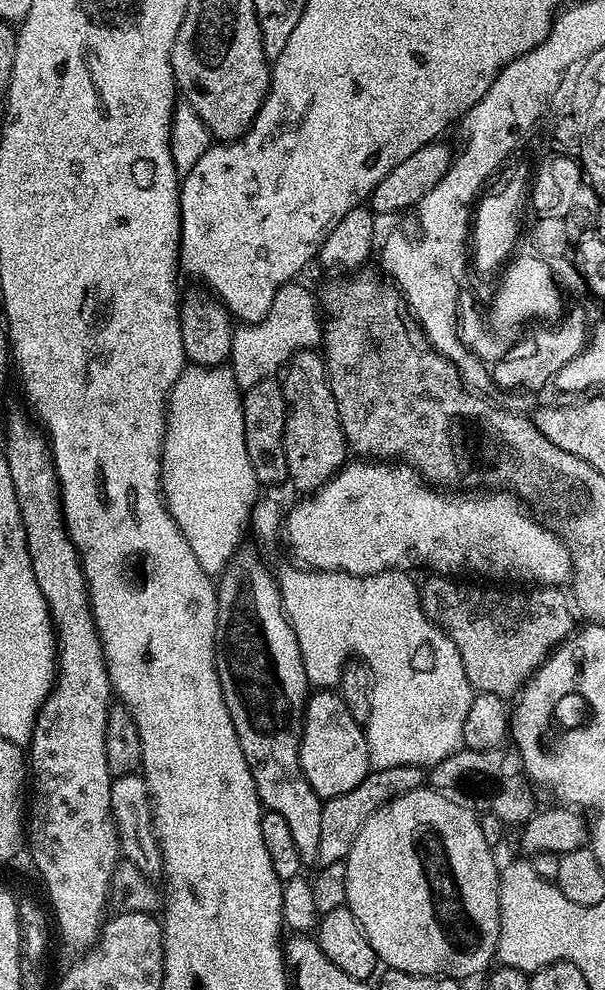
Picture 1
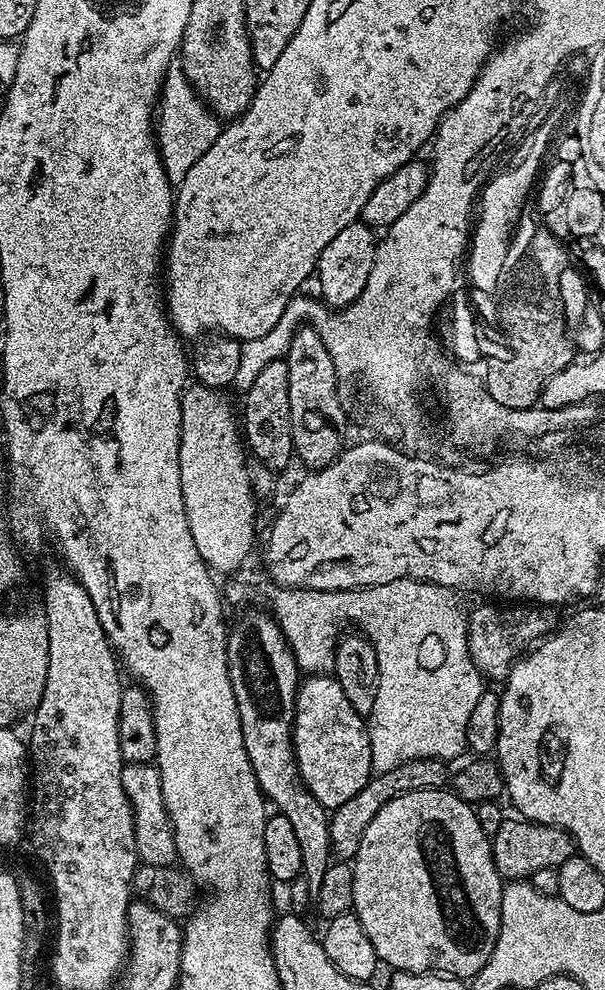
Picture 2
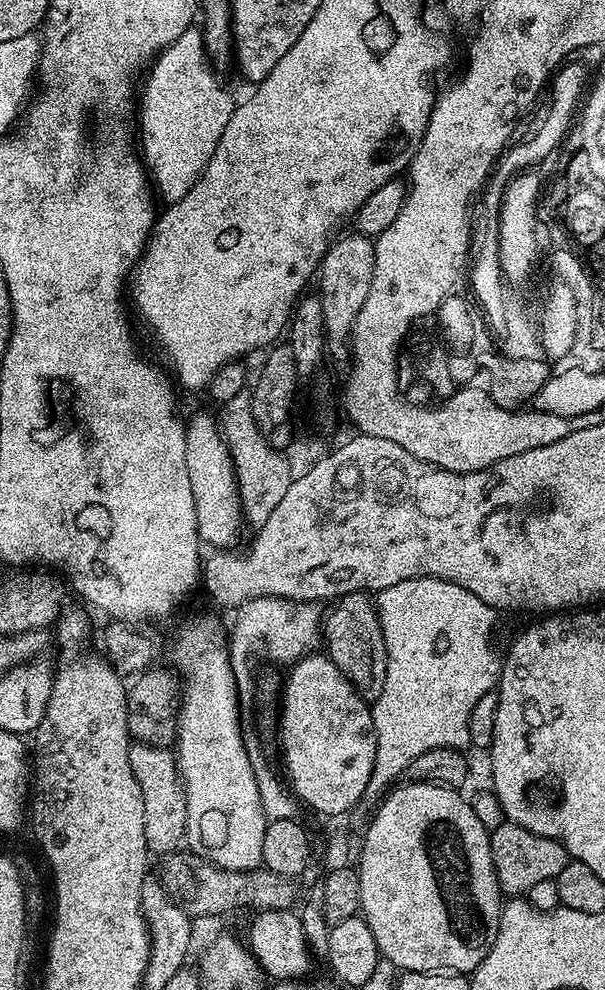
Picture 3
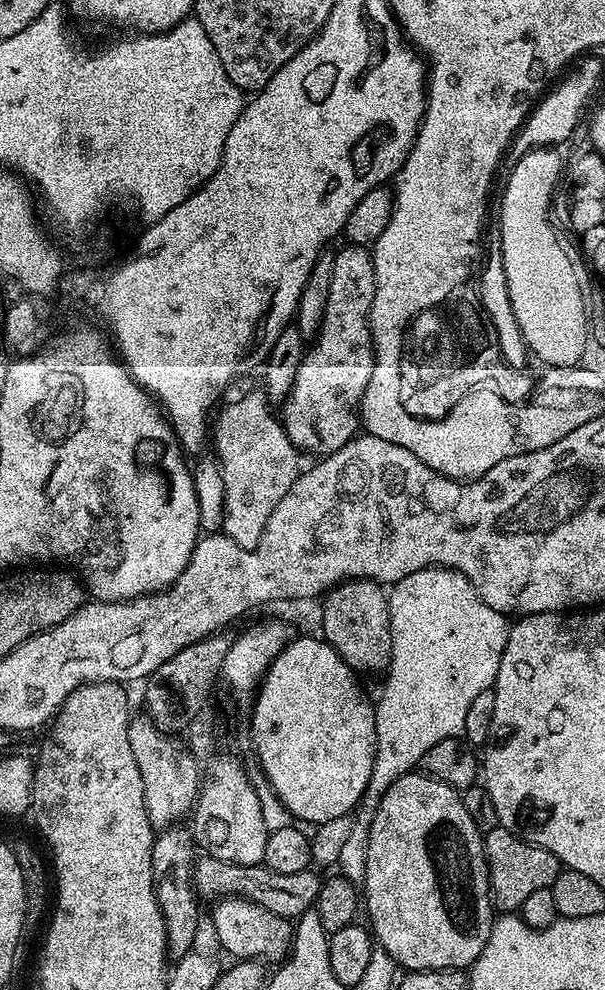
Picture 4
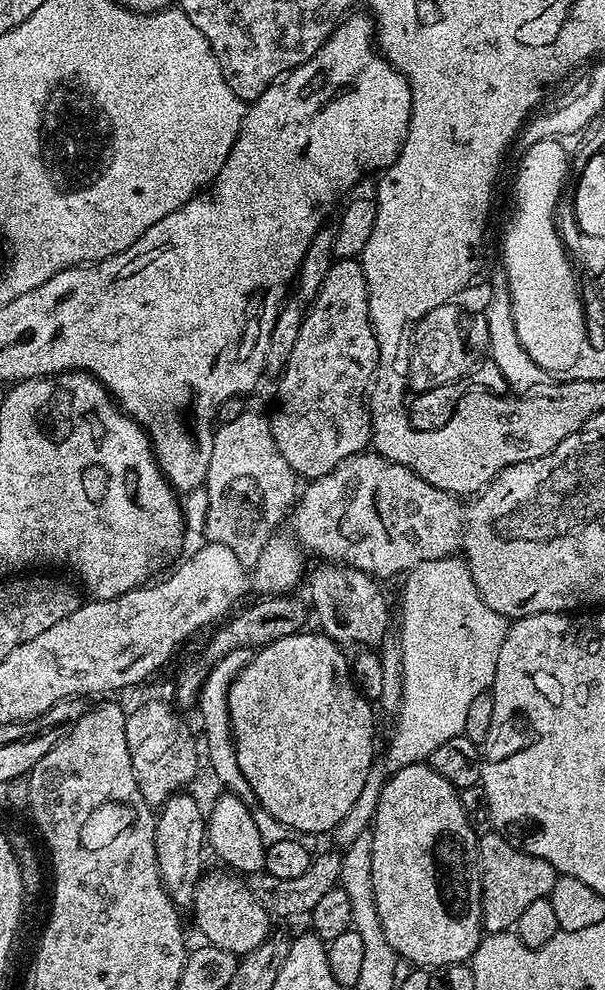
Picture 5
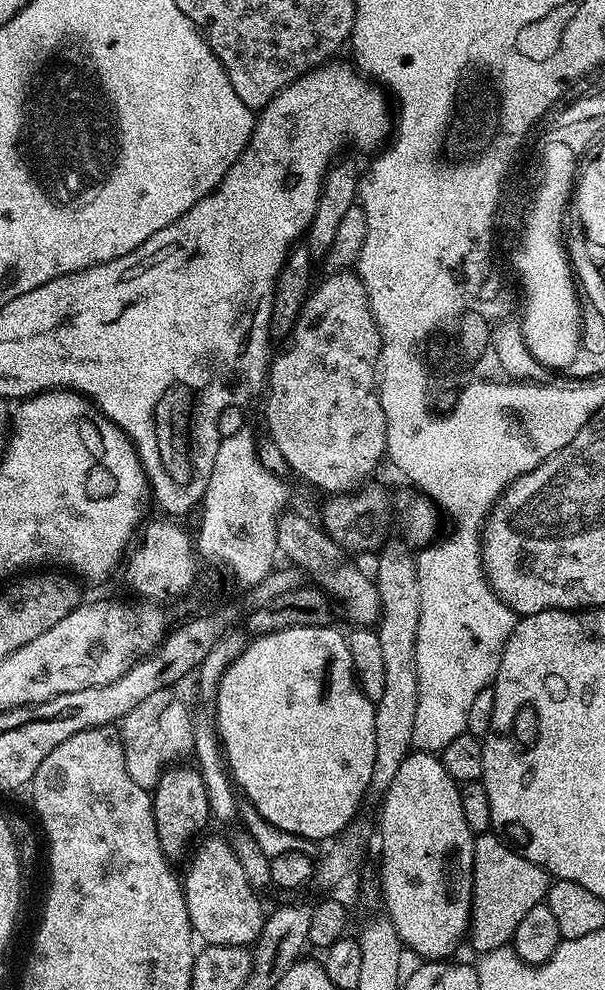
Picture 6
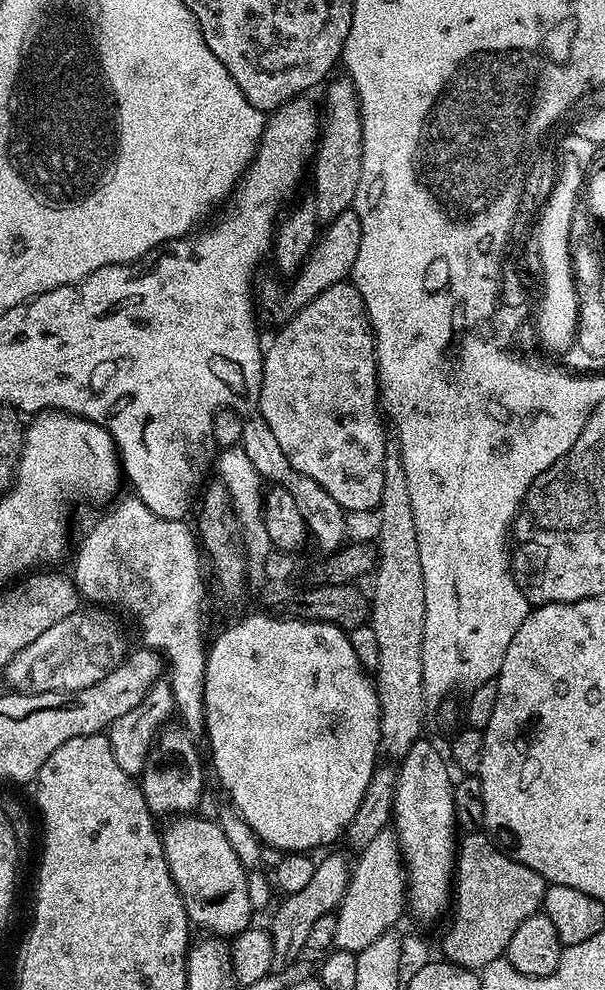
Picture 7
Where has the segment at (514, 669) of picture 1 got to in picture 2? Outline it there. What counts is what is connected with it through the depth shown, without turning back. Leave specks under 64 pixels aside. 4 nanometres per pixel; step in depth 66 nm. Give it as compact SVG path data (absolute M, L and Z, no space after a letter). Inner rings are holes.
M484 602L481 608L471 609L468 618L468 649L470 650L470 658L474 662L474 666L480 672L480 675L489 681L503 681L507 677L508 671L511 670L513 664L525 655L537 642L544 639L549 632L553 631L554 623L547 616L545 609L540 606L504 606L508 608L495 608L495 603Z

